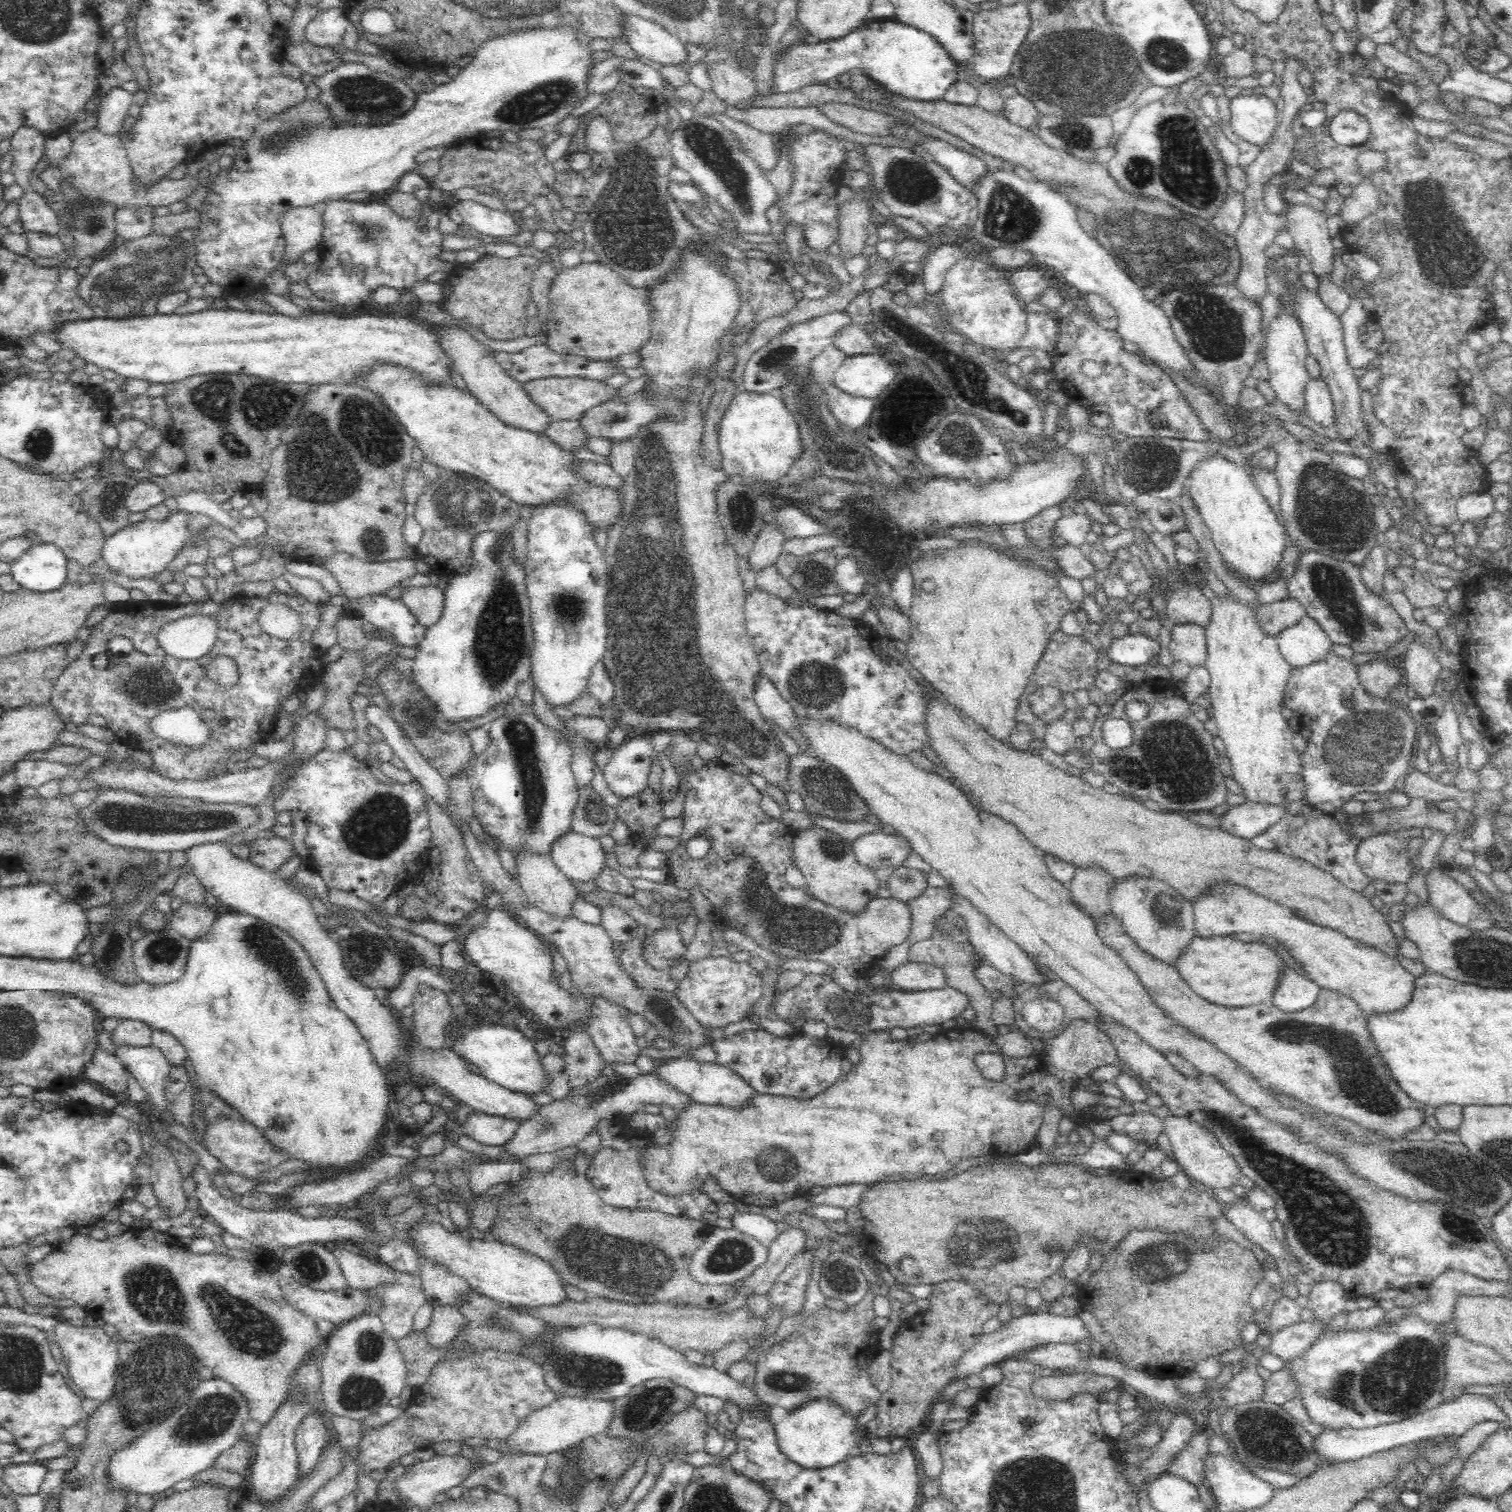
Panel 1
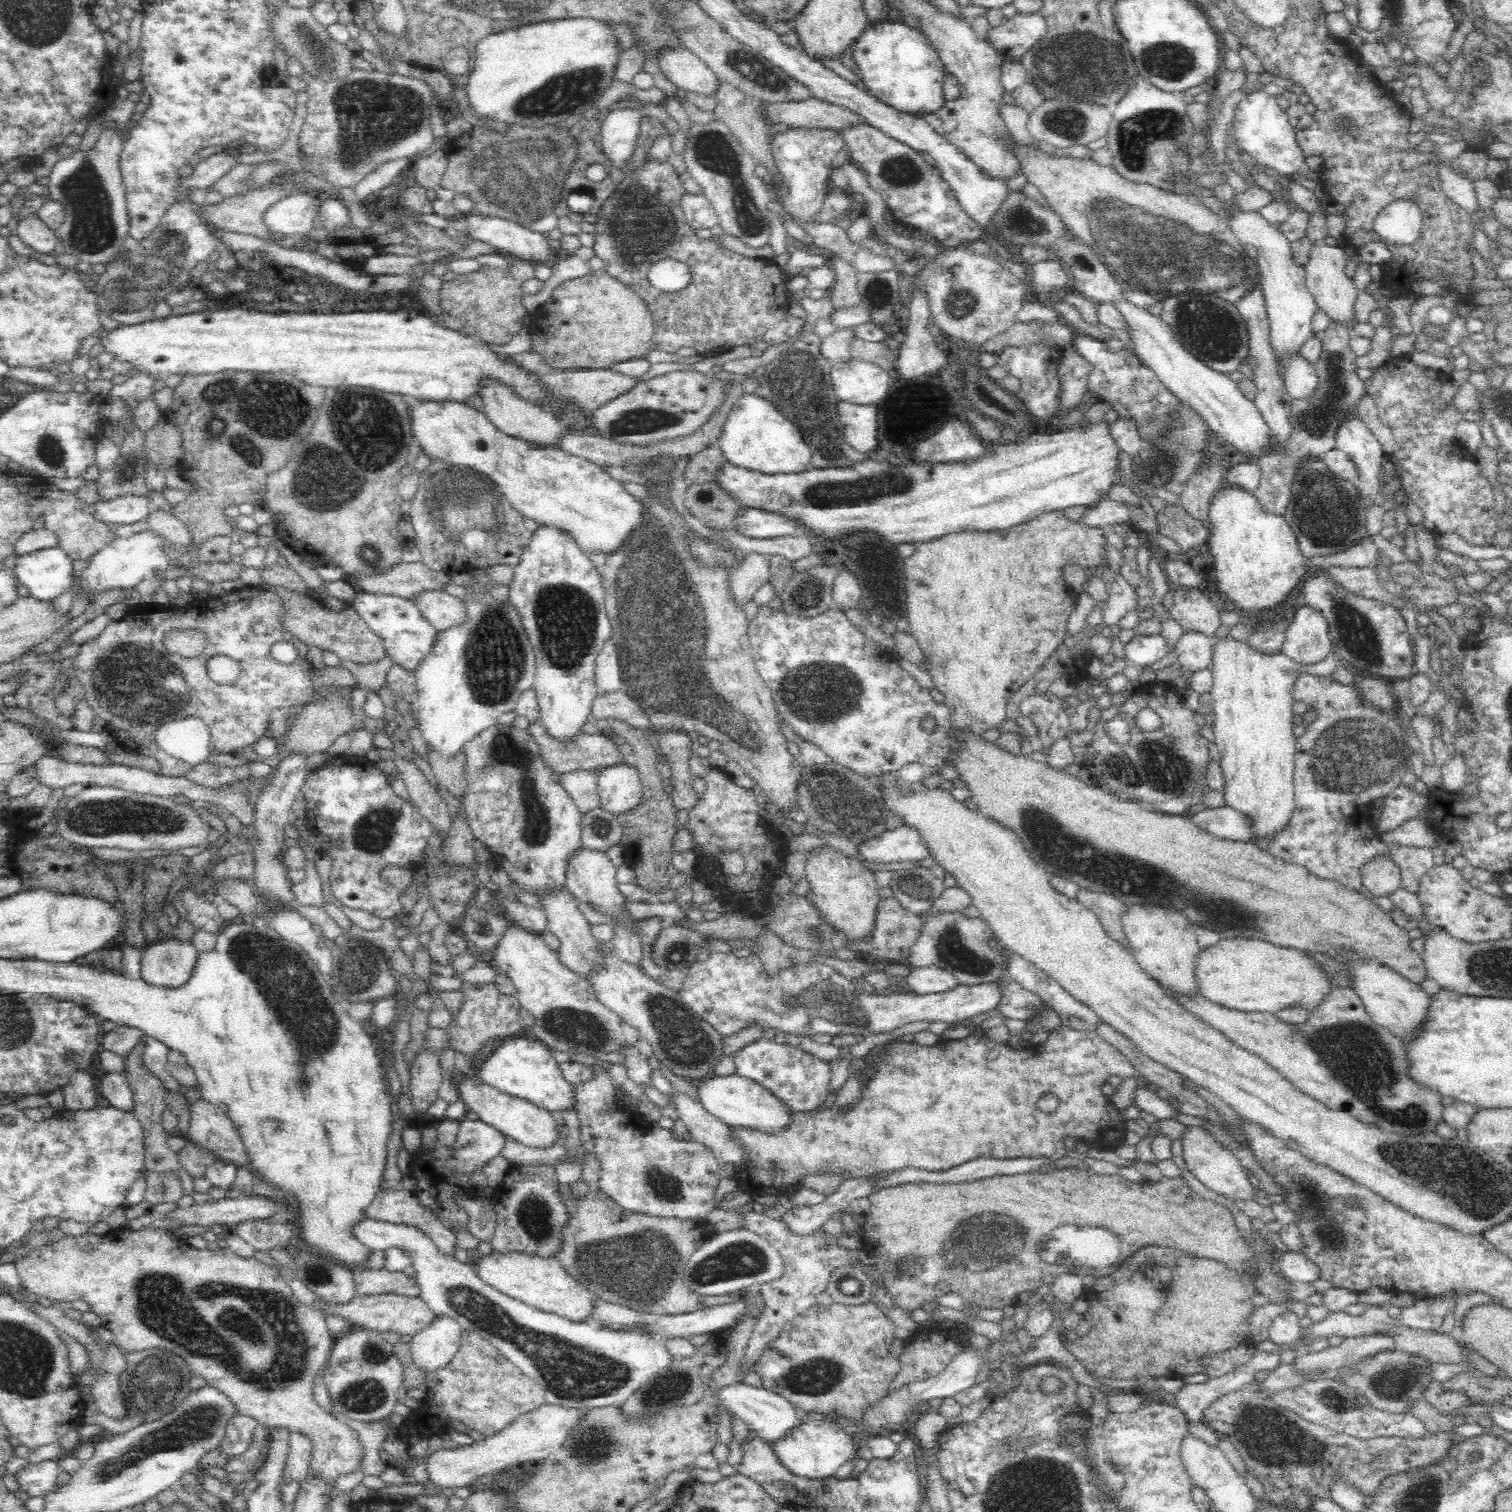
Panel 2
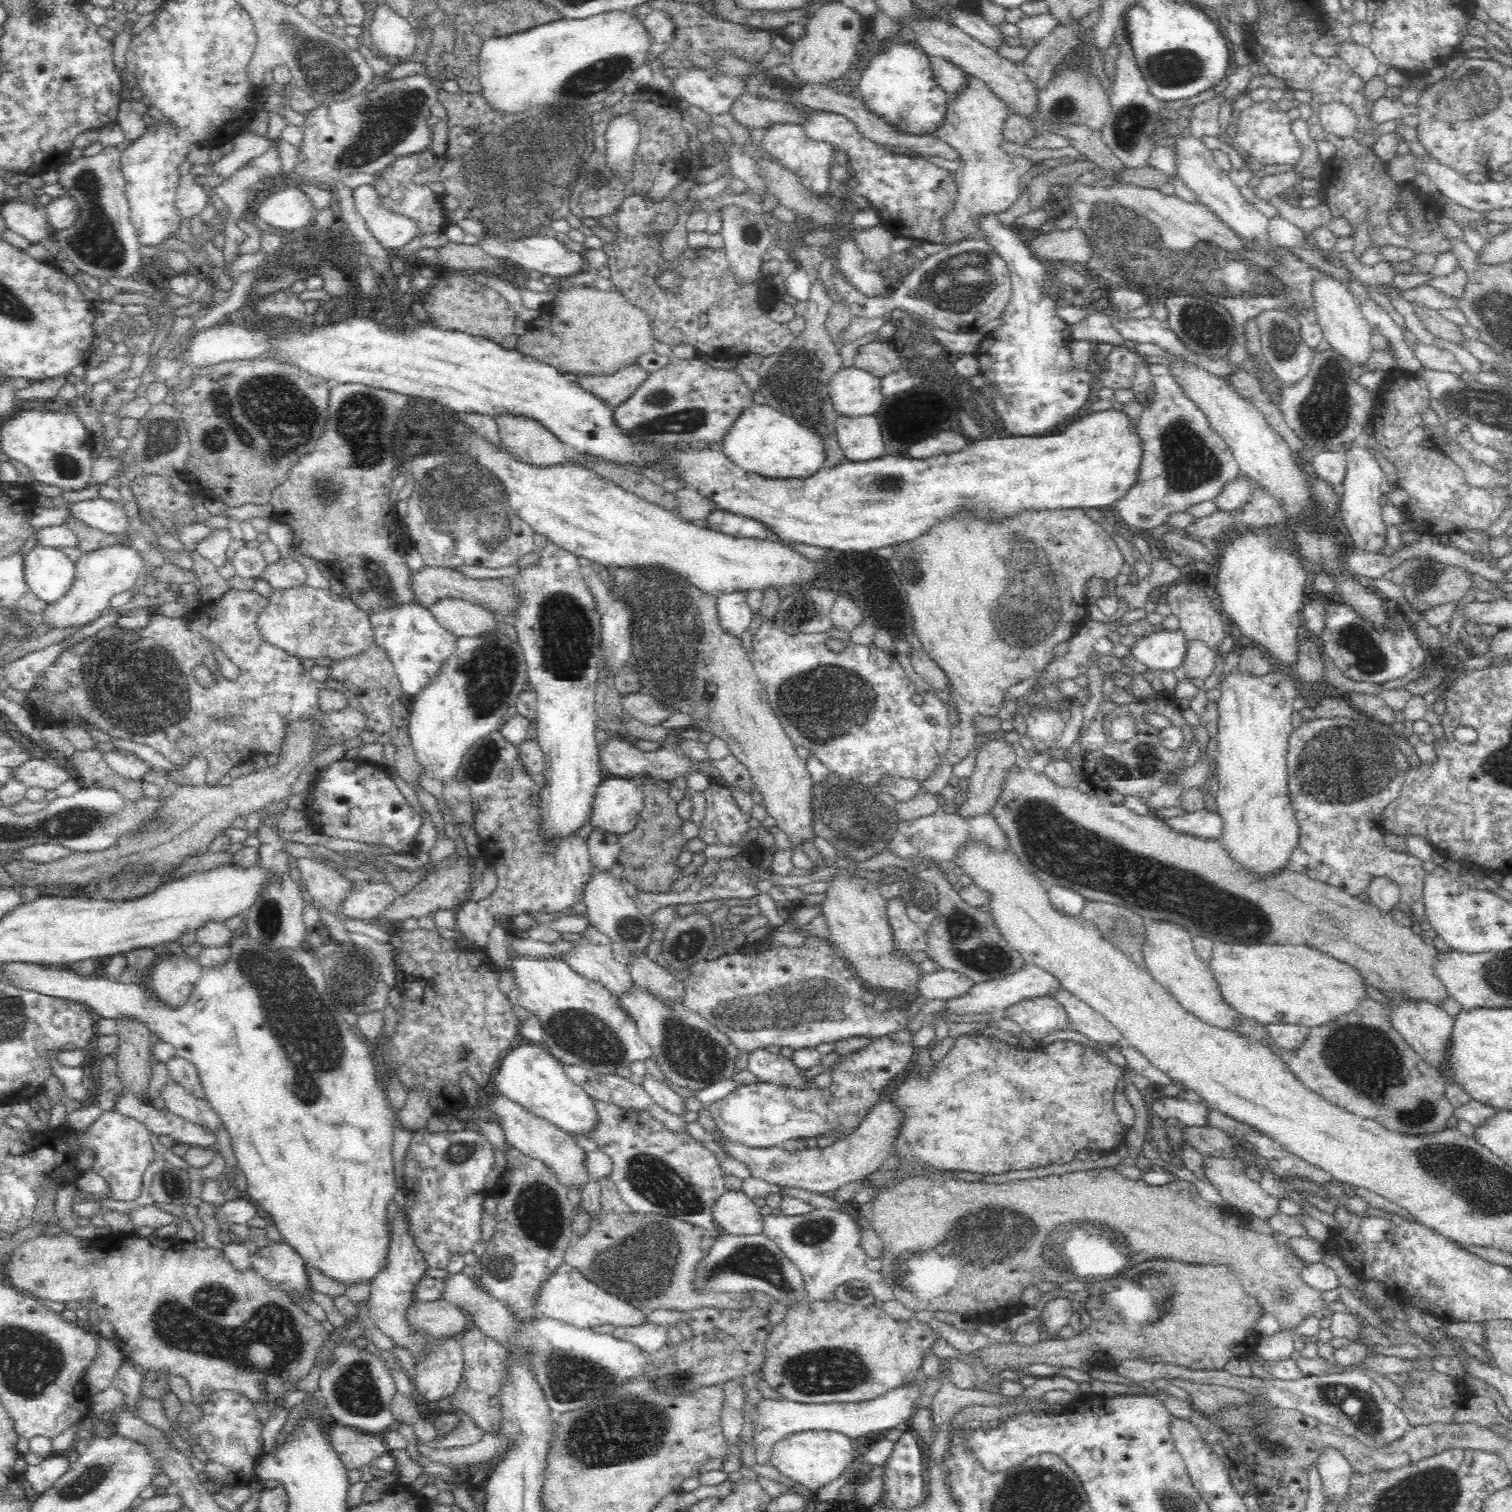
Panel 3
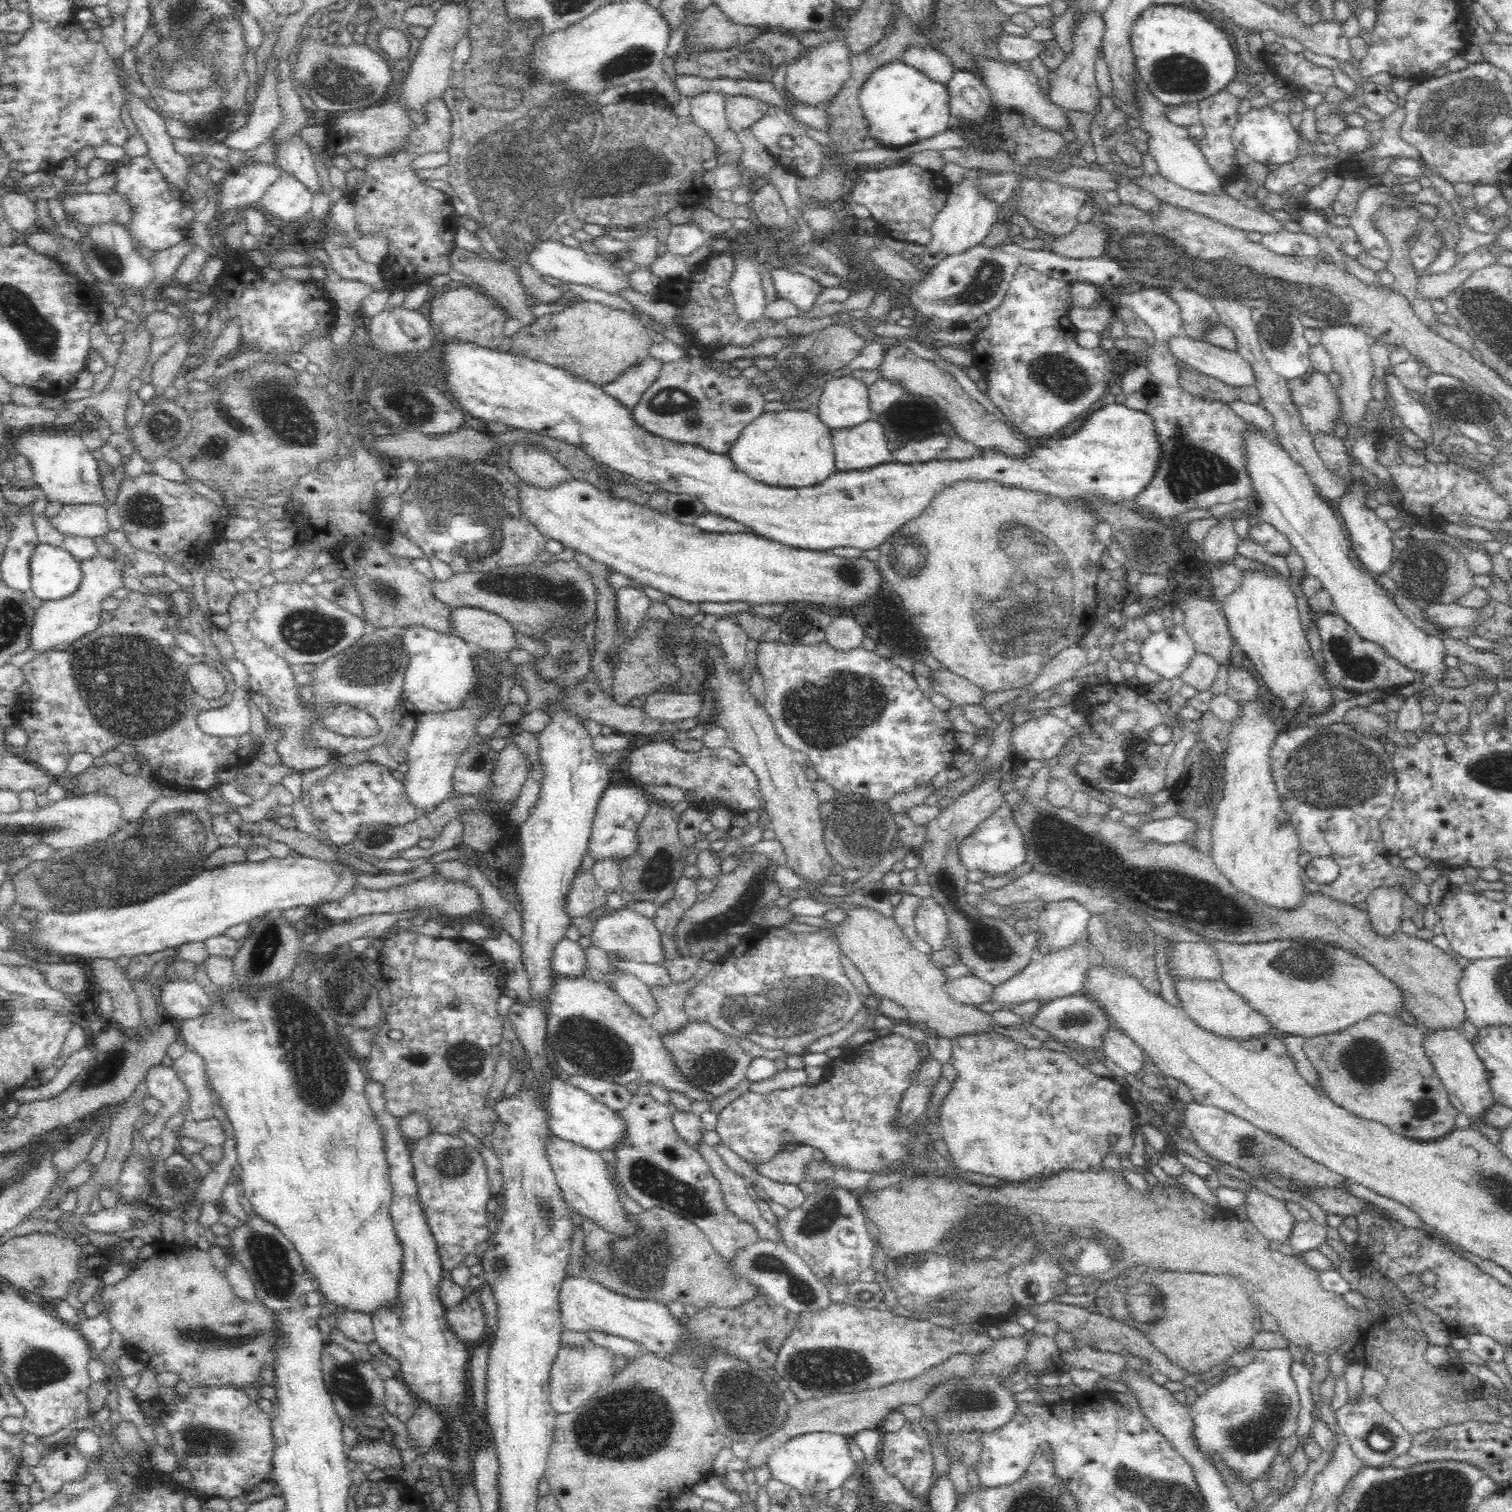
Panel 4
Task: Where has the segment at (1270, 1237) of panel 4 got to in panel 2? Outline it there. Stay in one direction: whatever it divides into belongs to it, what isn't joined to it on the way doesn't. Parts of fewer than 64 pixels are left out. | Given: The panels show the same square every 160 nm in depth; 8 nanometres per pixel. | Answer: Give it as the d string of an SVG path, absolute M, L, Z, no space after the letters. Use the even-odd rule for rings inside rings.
M1188 1126L1188 1132L1181 1140L1183 1158L1186 1166L1212 1192L1236 1200L1254 1200L1258 1193L1246 1177L1246 1168L1242 1166L1238 1157L1221 1145L1206 1129L1200 1126Z

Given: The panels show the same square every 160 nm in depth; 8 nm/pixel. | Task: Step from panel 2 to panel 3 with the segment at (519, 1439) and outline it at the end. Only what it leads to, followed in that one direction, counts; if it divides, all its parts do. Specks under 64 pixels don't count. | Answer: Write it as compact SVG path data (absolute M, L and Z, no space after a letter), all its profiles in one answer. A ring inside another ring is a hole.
M485 1432L480 1442L462 1448L431 1448L420 1439L417 1440L416 1446L424 1458L432 1462L442 1462L460 1473L462 1468L470 1469L497 1460L502 1456L505 1443L495 1433Z

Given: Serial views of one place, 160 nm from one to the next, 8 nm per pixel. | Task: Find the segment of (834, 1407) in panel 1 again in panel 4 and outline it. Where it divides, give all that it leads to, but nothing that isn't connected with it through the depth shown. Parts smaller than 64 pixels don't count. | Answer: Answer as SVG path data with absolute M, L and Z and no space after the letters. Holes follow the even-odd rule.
M810 1432L786 1441L767 1457L767 1468L771 1478L779 1480L800 1494L812 1497L822 1503L830 1490L840 1488L842 1483L858 1471L856 1462L851 1458L849 1437L832 1432Z

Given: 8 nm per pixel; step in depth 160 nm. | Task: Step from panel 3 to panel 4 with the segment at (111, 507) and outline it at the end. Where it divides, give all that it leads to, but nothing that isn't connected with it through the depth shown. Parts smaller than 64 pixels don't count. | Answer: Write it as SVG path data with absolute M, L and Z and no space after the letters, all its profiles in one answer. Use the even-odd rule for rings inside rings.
M64 505L48 520L49 526L62 536L94 539L110 530L106 511L101 505Z

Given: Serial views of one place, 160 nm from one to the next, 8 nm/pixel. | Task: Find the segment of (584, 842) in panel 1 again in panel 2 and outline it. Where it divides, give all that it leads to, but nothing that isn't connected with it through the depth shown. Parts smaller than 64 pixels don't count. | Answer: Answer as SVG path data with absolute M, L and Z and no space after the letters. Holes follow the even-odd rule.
M580 850L575 854L575 858L570 862L569 872L567 873L567 891L579 903L586 902L596 914L602 914L606 918L612 918L611 925L615 928L625 928L634 934L639 934L641 920L634 918L630 910L626 908L626 898L619 889L616 881L617 868L612 865L609 856L604 852Z

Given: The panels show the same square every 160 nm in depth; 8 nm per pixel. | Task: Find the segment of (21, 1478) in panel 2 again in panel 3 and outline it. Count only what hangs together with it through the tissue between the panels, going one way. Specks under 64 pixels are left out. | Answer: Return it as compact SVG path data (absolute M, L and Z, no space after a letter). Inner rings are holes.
M67 1453L52 1454L40 1464L29 1465L22 1477L30 1482L39 1496L52 1488L54 1483L68 1472L70 1466Z

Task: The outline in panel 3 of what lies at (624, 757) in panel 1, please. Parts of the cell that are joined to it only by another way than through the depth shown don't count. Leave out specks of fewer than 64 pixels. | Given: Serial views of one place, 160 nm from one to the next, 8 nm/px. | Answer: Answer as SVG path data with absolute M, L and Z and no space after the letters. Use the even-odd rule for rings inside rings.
M610 775L595 792L590 826L620 840L637 827L644 800L643 787L635 779Z

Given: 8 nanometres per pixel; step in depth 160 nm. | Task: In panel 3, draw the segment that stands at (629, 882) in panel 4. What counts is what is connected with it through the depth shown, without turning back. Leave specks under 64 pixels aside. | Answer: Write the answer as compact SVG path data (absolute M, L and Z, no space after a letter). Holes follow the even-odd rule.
M637 777L635 781L643 787L645 807L638 816L634 831L619 840L621 850L618 862L624 871L622 879L632 883L639 892L671 892L672 884L682 878L678 858L684 851L683 820L678 816L677 802L668 795L665 785L643 777Z

